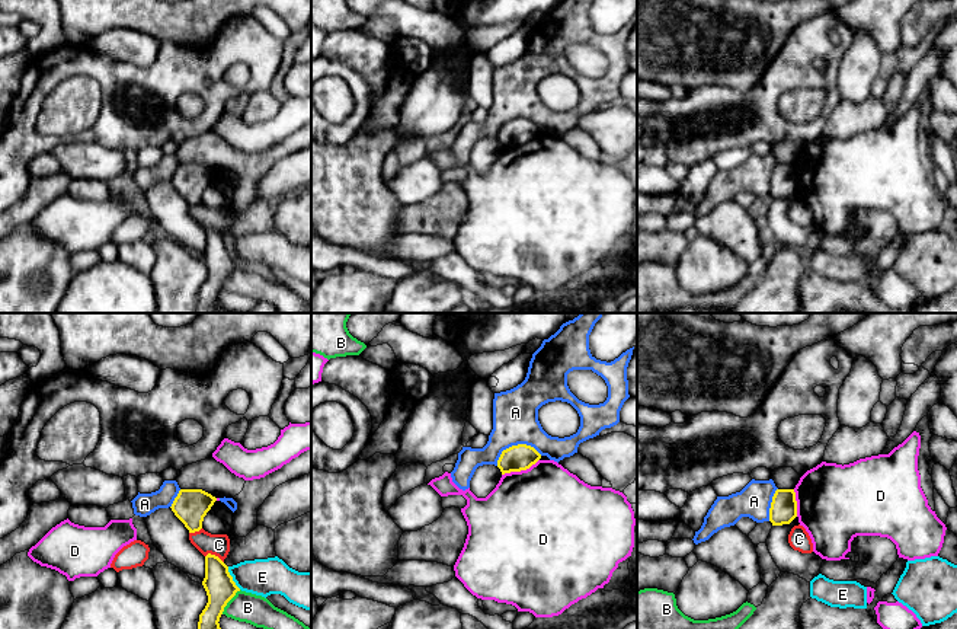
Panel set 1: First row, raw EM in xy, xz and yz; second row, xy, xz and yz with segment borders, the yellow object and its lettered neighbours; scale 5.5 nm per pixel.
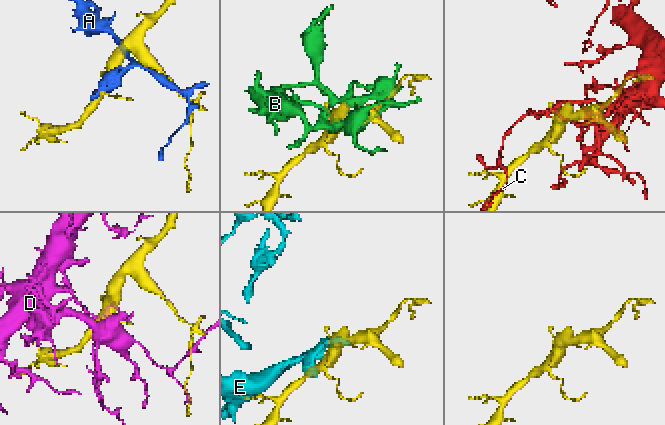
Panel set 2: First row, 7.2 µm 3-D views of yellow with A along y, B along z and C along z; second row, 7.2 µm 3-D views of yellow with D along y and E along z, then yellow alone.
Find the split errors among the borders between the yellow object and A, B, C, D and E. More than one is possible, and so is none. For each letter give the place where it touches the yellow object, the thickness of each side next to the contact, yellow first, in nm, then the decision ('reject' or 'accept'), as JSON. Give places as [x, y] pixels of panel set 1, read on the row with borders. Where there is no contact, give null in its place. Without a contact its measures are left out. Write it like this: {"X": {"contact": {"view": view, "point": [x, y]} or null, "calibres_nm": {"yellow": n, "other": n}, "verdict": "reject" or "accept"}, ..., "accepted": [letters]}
{"A": {"contact": {"view": "xz", "point": [515, 446]}, "calibres_nm": {"yellow": 140, "other": 260}, "verdict": "reject"}, "B": {"contact": {"view": "xy", "point": [229, 600]}, "calibres_nm": {"yellow": 160, "other": 160}, "verdict": "reject"}, "C": {"contact": {"view": "xy", "point": [214, 555]}, "calibres_nm": {"yellow": 160, "other": 120}, "verdict": "reject"}, "D": {"contact": {"view": "xz", "point": [519, 471]}, "calibres_nm": {"yellow": 140, "other": 500}, "verdict": "reject"}, "E": {"contact": {"view": "xy", "point": [231, 578]}, "calibres_nm": {"yellow": 160, "other": 200}, "verdict": "reject"}, "accepted": []}

